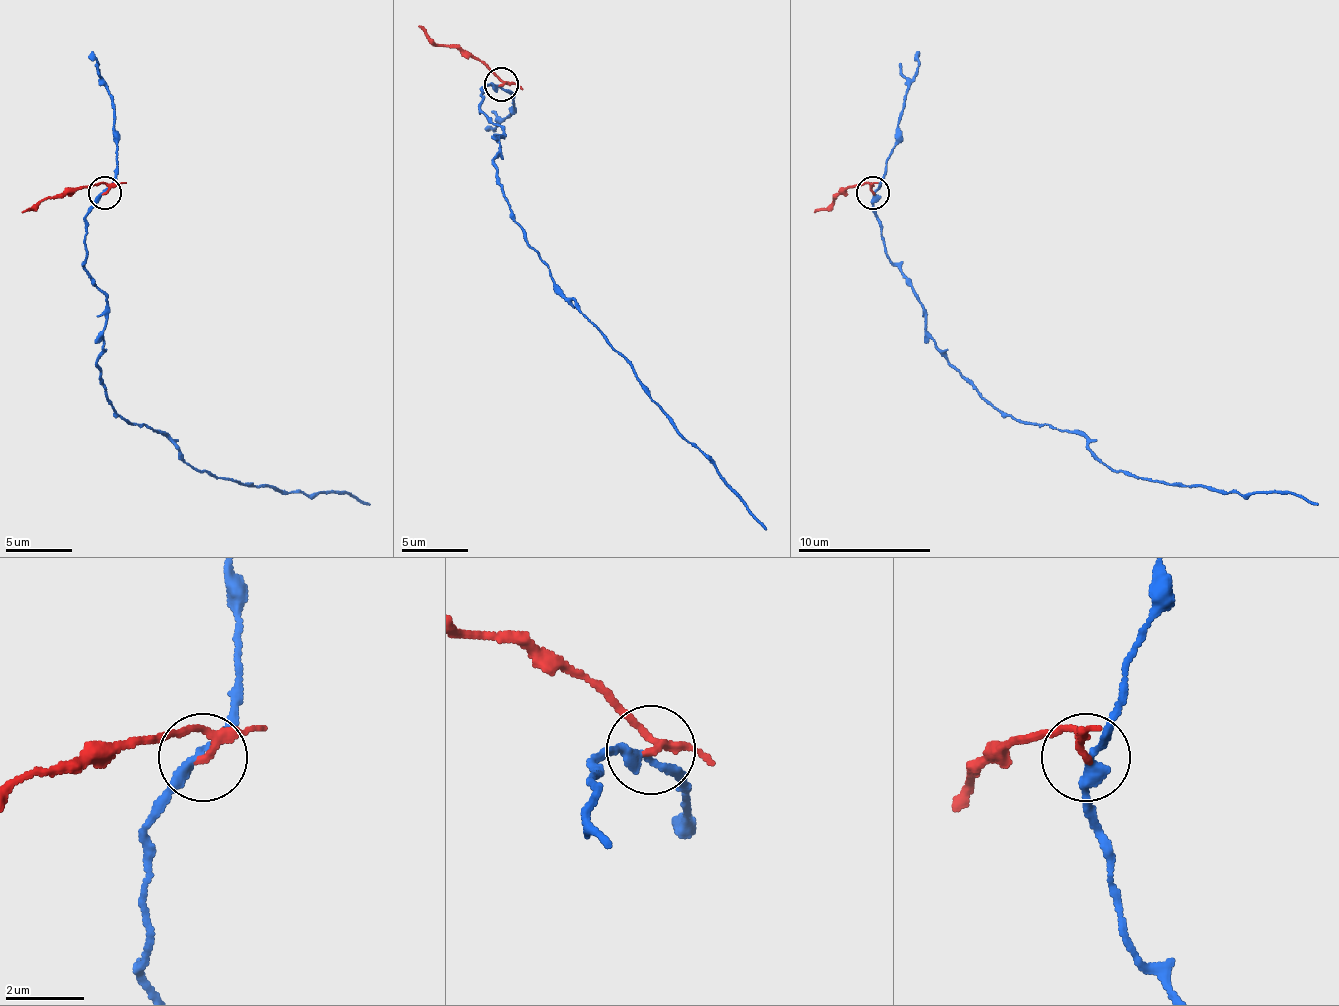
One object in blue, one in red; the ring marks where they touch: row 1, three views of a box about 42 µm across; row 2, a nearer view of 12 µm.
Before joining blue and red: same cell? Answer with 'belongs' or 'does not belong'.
does not belong

